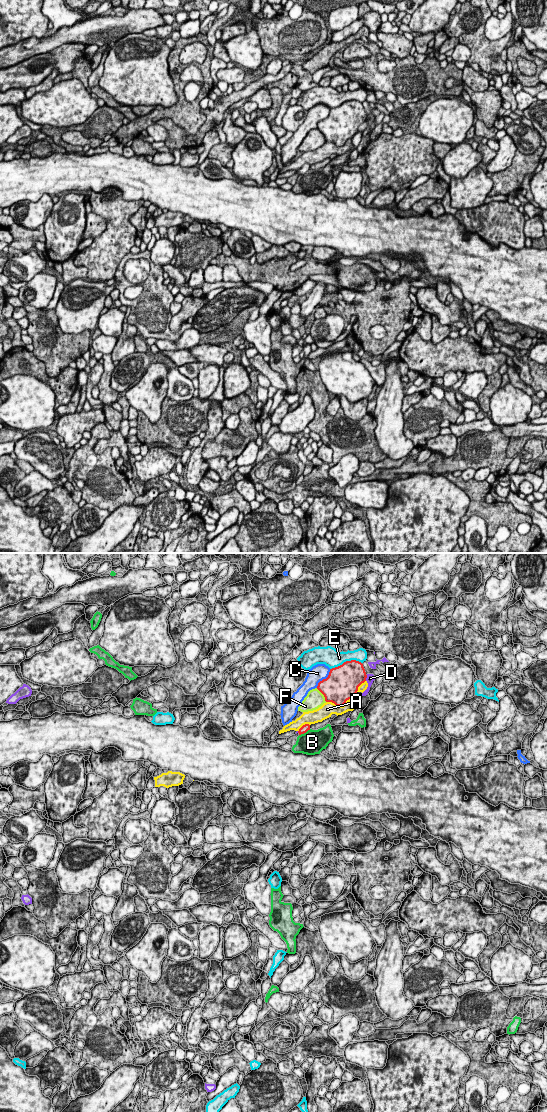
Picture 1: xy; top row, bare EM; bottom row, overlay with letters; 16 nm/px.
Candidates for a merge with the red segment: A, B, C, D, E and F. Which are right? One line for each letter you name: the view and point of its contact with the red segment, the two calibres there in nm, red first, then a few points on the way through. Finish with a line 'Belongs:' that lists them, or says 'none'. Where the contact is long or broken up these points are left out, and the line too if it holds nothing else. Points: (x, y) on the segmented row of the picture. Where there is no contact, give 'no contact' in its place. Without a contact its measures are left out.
Belongs: none

